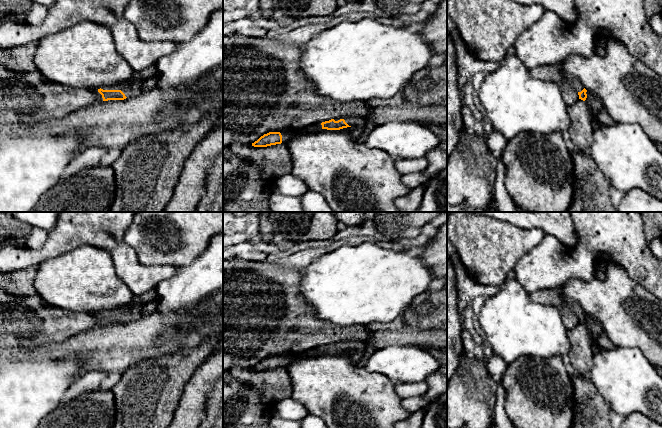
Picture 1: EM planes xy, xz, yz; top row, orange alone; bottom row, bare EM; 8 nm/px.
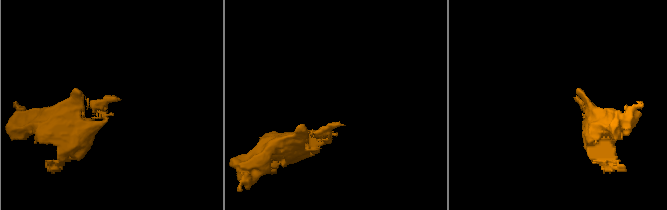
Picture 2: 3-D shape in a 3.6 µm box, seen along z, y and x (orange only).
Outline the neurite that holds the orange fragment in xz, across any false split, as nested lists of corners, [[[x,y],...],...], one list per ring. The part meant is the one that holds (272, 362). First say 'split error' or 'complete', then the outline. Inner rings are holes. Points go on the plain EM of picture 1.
split error; [[[280,355],[280,356],[269,356],[261,360],[257,365],[252,367],[254,371],[267,371],[276,368],[286,368],[293,361],[295,361],[293,355]]]

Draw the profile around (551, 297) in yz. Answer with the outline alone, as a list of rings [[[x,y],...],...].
[[[556,288],[543,289],[529,294],[533,303],[555,307],[562,317],[562,322],[567,330],[579,324],[579,319],[568,305],[567,300]]]

